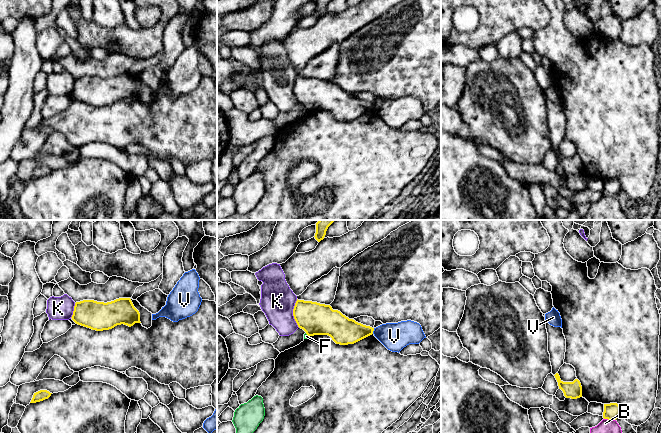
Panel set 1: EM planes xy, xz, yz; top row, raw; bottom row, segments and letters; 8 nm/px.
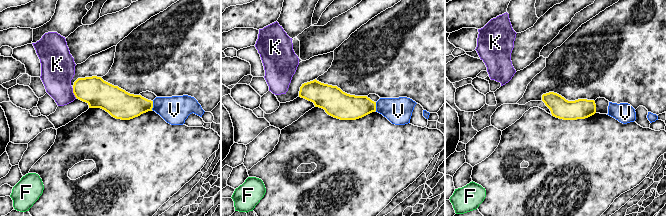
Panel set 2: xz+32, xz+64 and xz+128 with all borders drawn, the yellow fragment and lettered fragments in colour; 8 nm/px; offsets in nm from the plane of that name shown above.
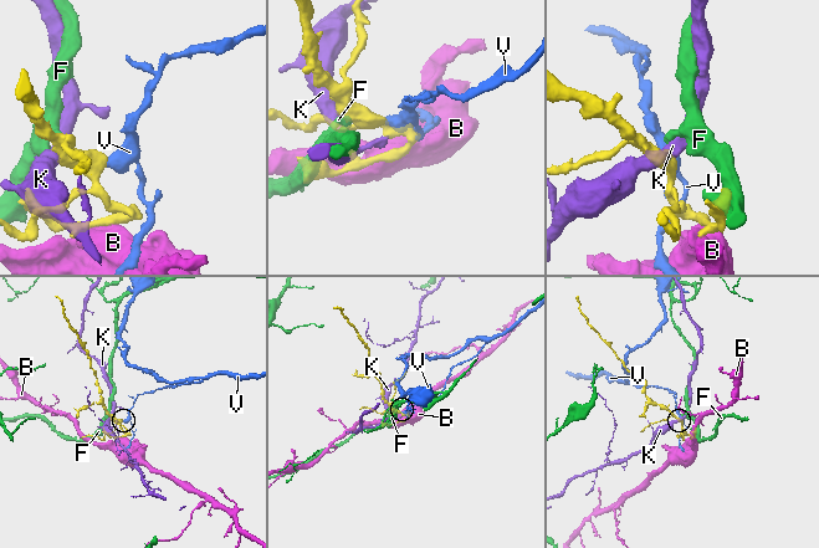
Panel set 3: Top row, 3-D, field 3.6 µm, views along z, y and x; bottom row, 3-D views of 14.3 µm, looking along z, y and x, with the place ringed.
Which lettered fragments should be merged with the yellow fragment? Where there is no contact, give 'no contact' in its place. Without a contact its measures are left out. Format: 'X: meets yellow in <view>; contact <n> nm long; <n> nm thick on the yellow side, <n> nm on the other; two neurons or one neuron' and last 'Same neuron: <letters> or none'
B: meets yellow in yz; contact 100 nm long; 140 nm thick on the yellow side, 300 nm on the other; two neurons
F: meets yellow in xz; contact 50 nm long; 260 nm thick on the yellow side, 40 nm on the other; two neurons
K: meets yellow in xz; contact 240 nm long; 260 nm thick on the yellow side, 280 nm on the other; two neurons
V: meets yellow in xz; contact 50 nm long; 220 nm thick on the yellow side, 220 nm on the other; two neurons
Same neuron: none

